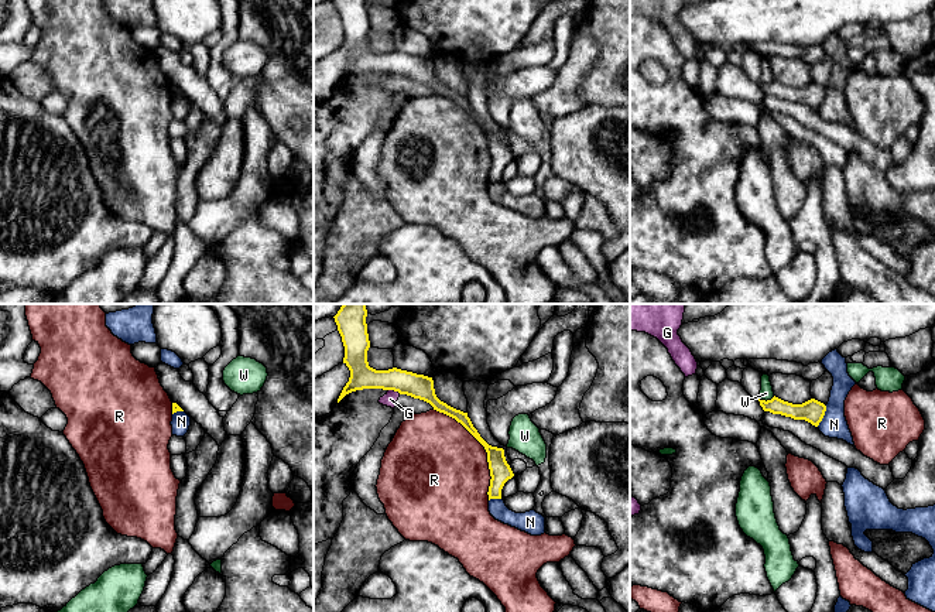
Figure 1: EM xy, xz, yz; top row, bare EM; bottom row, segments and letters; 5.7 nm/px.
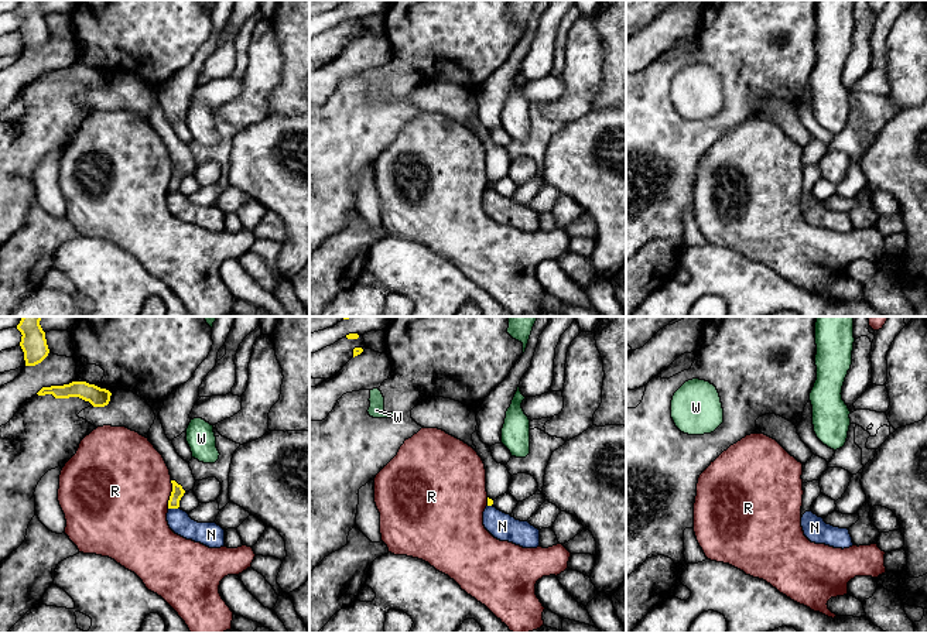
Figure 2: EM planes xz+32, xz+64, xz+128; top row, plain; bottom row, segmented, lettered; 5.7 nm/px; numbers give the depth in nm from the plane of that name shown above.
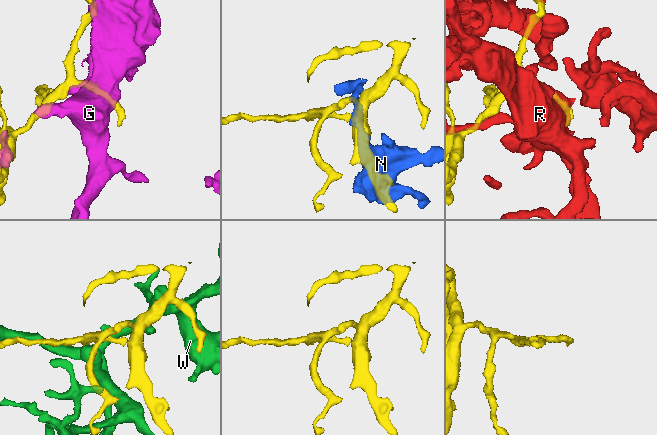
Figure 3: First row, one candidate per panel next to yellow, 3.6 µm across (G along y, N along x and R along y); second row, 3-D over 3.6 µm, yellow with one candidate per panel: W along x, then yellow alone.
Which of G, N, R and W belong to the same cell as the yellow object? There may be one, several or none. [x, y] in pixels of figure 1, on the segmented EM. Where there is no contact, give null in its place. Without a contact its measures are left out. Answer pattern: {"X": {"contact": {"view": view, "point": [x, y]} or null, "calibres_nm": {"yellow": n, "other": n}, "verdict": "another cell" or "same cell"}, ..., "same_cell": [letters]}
{"G": {"contact": {"view": "xz", "point": [394, 390]}, "calibres_nm": {"yellow": 140, "other": 80}, "verdict": "another cell"}, "N": {"contact": {"view": "yz", "point": [824, 414]}, "calibres_nm": {"yellow": 130, "other": 150}, "verdict": "another cell"}, "R": {"contact": {"view": "xz", "point": [485, 448]}, "calibres_nm": {"yellow": 120, "other": 480}, "verdict": "another cell"}, "W": {"contact": {"view": "yz", "point": [764, 400]}, "calibres_nm": {"yellow": 100, "other": 80}, "verdict": "another cell"}, "same_cell": []}

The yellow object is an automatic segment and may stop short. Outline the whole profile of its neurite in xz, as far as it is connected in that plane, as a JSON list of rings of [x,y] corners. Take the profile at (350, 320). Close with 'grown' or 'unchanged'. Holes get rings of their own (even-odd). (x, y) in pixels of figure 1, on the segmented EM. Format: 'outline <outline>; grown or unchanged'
outline [[[343,304],[333,317],[345,346],[343,363],[350,370],[350,377],[343,387],[338,403],[349,393],[363,389],[394,390],[429,403],[434,410],[443,413],[460,423],[486,449],[490,469],[489,500],[501,499],[504,483],[514,476],[506,461],[504,449],[489,445],[473,427],[468,413],[456,410],[441,401],[434,389],[432,377],[401,370],[376,370],[369,366],[370,348],[366,304]]]; unchanged

